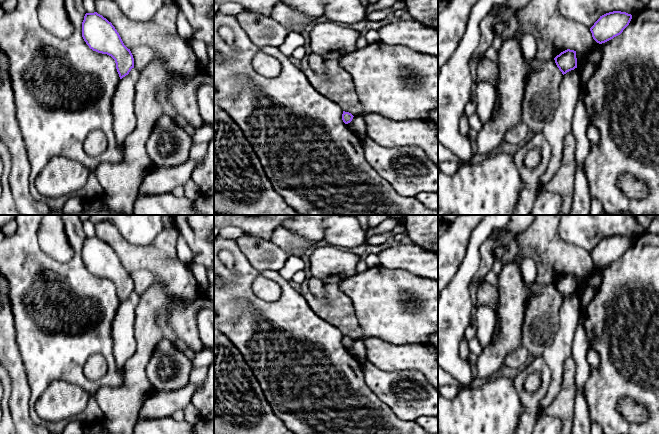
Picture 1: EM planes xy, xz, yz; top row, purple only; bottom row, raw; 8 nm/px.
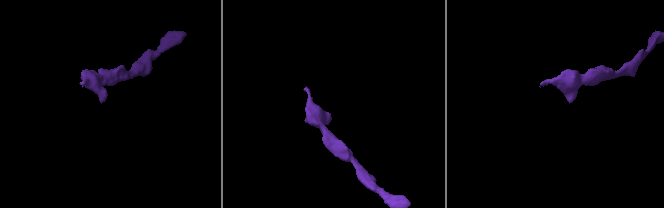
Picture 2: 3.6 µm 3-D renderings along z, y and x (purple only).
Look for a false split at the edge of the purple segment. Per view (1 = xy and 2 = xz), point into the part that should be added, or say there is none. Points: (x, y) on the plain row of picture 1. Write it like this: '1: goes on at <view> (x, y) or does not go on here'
1: does not go on here
2: does not go on here

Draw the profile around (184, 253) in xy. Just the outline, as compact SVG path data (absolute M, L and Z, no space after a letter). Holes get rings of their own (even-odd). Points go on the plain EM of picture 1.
M180 234L176 243L176 253L179 260L183 263L191 263L193 260L193 254L188 243Z

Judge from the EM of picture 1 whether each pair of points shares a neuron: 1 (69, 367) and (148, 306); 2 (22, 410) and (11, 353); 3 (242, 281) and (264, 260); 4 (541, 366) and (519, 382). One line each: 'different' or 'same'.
1: different
2: same
3: different
4: same

